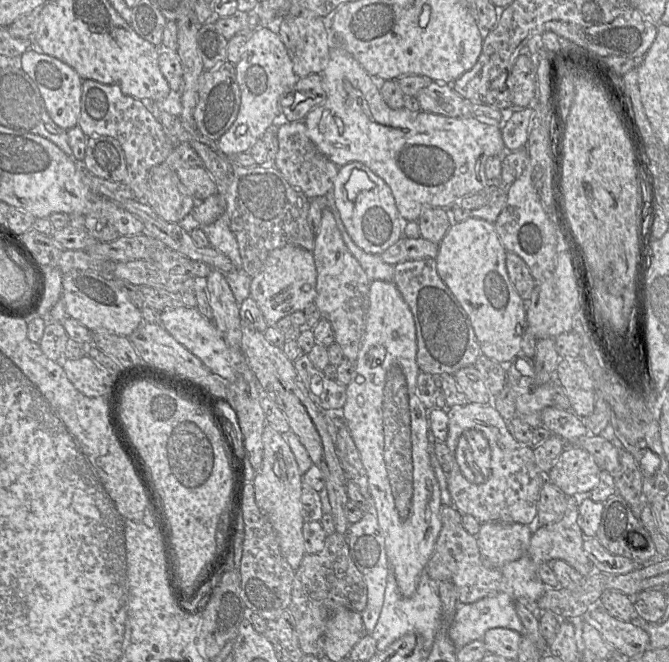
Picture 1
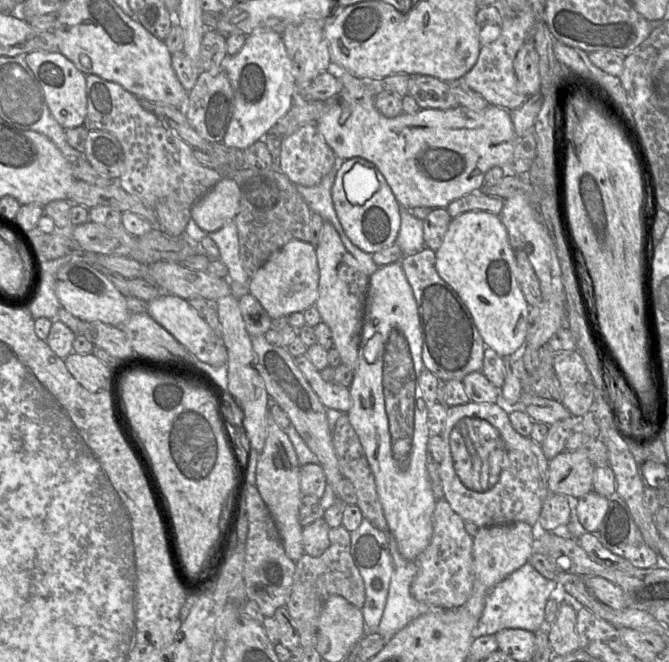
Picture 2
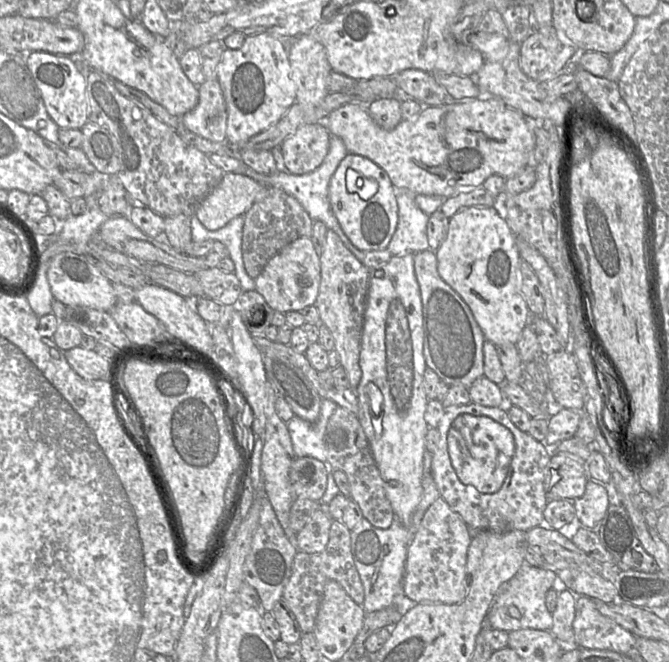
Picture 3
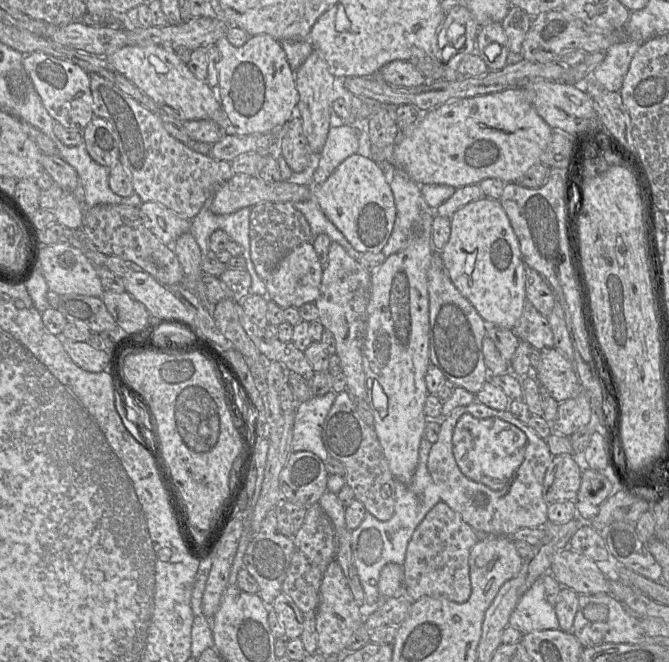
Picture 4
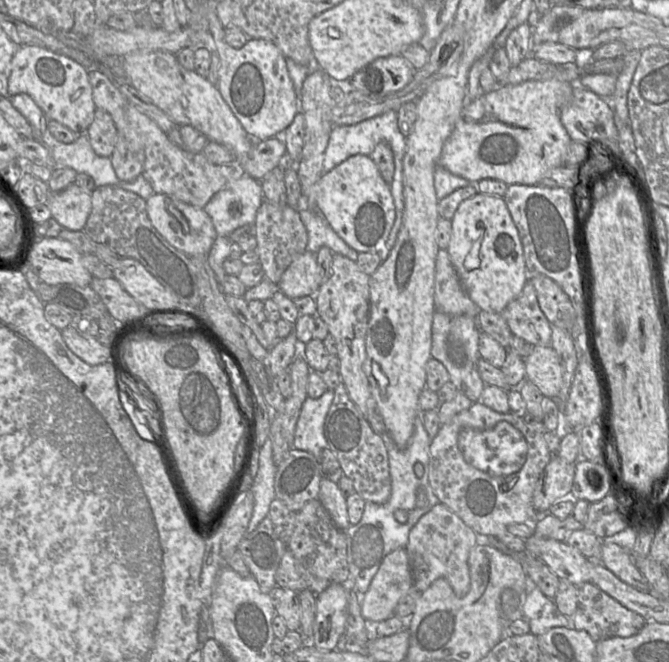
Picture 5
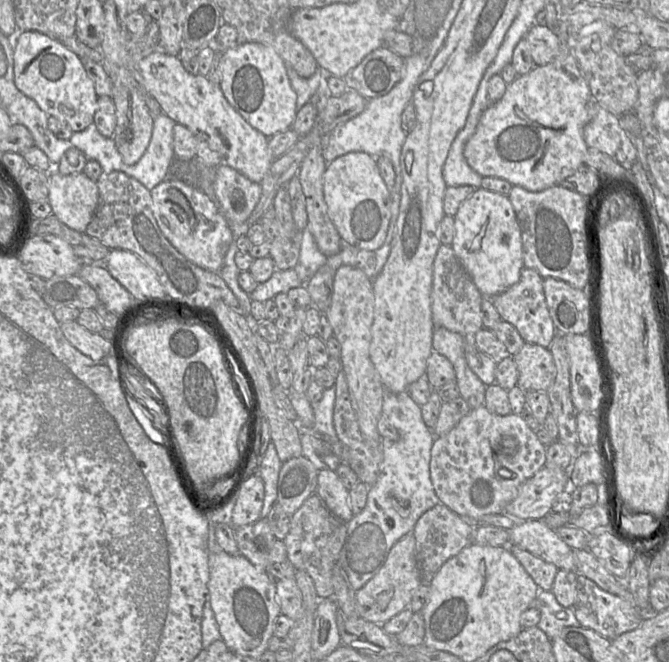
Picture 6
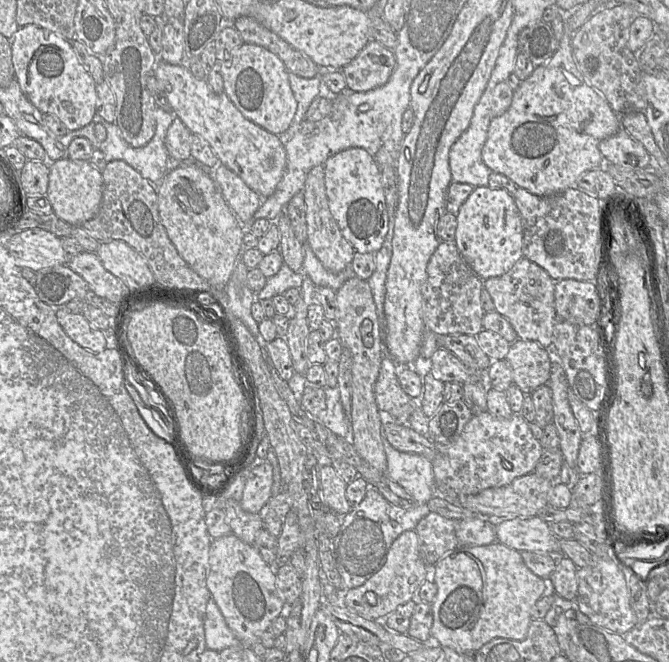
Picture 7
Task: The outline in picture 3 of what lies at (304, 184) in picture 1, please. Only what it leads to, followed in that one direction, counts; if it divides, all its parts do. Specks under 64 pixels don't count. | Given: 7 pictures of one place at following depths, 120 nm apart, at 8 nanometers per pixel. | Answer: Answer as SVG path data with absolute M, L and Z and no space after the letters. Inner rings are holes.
M321 124L300 126L281 144L287 171L293 175L303 175L316 170L329 151L330 136L328 129Z

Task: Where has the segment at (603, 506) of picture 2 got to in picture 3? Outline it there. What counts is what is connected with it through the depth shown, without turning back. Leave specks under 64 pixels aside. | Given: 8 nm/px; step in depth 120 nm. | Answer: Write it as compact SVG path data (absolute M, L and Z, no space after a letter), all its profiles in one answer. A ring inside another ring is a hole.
M588 479L583 496L572 501L580 527L593 529L605 516L609 502L603 484Z

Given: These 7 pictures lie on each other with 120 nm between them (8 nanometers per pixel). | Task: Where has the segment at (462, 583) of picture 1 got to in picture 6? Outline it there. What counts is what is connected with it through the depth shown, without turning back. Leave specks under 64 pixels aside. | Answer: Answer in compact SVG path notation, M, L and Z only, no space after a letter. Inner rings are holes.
M443 503L424 512L416 522L412 534L415 537L415 559L422 584L429 584L435 573L451 557L473 543L475 527L451 511Z

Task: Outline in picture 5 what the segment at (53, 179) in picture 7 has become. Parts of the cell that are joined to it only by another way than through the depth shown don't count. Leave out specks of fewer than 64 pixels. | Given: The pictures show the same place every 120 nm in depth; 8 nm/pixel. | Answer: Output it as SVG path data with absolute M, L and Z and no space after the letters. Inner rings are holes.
M73 183L61 192L50 194L45 205L61 226L70 231L83 231L92 210L92 192Z

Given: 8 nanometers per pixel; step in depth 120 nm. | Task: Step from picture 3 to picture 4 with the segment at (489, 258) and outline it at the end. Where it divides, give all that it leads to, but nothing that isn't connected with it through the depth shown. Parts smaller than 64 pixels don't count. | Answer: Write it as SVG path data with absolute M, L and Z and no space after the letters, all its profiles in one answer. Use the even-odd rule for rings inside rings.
M481 197L459 208L450 221L449 240L439 253L444 270L488 325L513 329L526 302L526 265L500 200Z

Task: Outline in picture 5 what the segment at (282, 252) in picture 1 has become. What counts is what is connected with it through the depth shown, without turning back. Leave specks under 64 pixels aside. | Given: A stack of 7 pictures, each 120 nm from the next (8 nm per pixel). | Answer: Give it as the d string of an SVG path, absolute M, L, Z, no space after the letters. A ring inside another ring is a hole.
M308 250L300 254L284 271L277 285L291 300L314 296L322 285L317 254Z

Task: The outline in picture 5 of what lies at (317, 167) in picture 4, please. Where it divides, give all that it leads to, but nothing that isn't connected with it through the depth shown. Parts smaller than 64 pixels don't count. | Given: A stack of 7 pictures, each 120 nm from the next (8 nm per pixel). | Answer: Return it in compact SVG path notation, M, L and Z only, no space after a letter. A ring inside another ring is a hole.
M389 110L381 115L364 120L354 125L333 126L333 129L328 141L328 145L325 151L324 162L323 162L323 173L329 172L334 167L336 167L337 165L339 165L340 163L342 163L343 161L345 161L351 156L354 156L357 154L370 156L370 154L375 149L376 145L379 144L380 142L387 142L391 147L394 155L394 171L395 171L395 164L397 164L397 167L400 168L403 162L403 157L404 157L405 148L406 148L406 138L407 137L404 137L398 128L398 114L397 114L397 111L394 111L394 110Z

